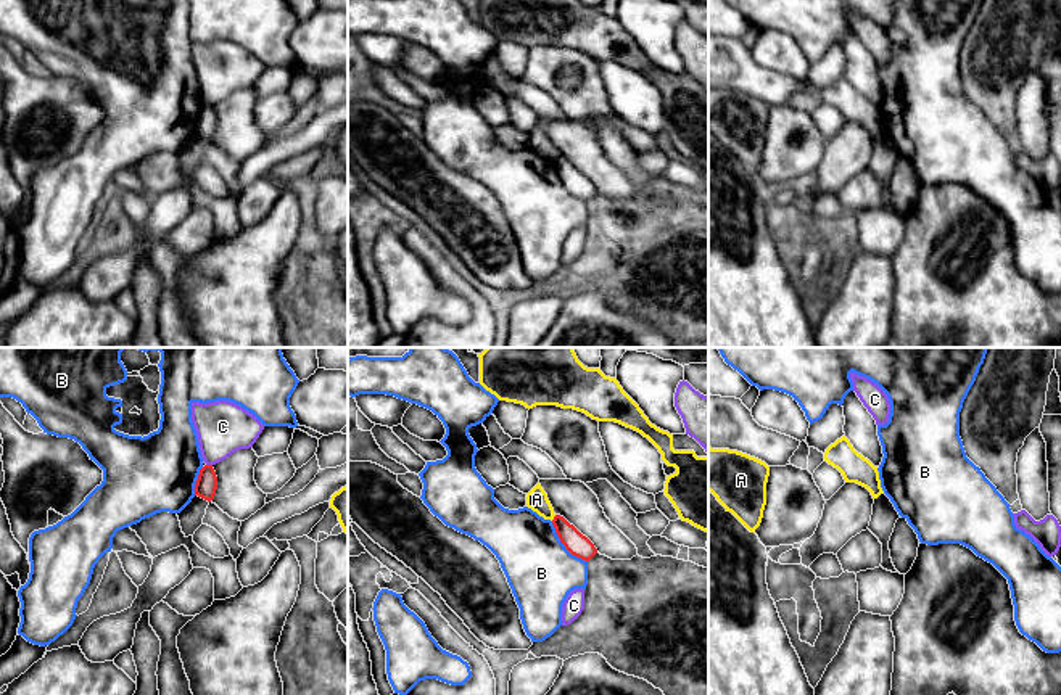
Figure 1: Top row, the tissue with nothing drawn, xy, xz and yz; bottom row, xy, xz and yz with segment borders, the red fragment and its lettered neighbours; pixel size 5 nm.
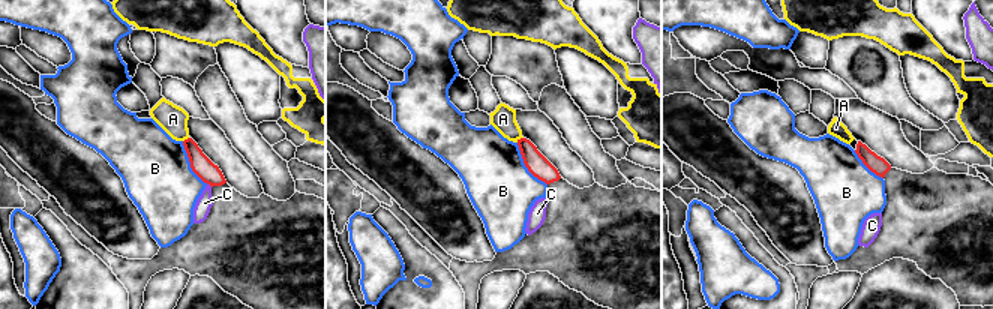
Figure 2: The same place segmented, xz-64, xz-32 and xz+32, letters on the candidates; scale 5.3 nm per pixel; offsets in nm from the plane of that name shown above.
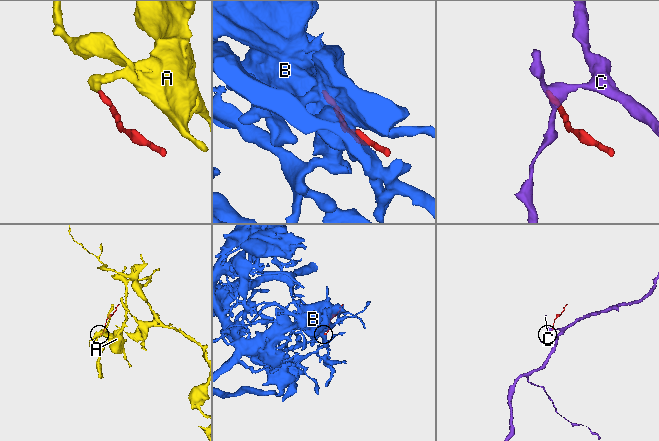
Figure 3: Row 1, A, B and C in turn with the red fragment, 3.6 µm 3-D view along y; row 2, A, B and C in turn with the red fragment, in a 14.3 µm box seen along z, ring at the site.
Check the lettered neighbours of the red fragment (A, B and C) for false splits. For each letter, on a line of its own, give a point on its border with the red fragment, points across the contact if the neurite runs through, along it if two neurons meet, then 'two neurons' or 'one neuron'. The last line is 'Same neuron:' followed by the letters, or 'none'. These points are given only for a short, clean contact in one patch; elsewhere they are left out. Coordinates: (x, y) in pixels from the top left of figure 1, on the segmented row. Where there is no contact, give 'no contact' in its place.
A: meets red in xz at (554, 518); border along xz (556, 515), (551, 520); two neurons
B: meets red in xz at (564, 544); two neurons
C: meets red in xy at (210, 465); border along xy (206, 464), (211, 465); two neurons
Same neuron: none

